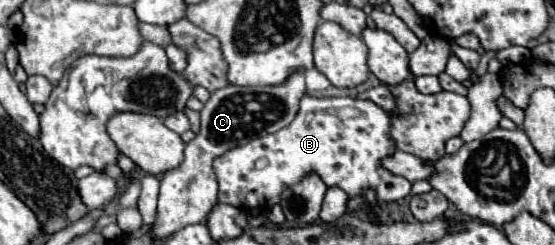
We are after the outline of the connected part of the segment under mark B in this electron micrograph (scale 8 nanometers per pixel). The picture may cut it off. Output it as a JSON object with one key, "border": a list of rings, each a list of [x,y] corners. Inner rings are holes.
{"border":[[[304,96],[300,102],[300,112],[294,122],[274,134],[254,138],[252,142],[232,148],[214,160],[214,170],[218,178],[218,202],[232,204],[236,208],[262,208],[268,210],[278,204],[280,194],[286,186],[300,182],[308,172],[318,172],[328,186],[340,186],[348,196],[362,194],[366,188],[374,188],[378,202],[396,202],[410,194],[410,182],[402,176],[394,176],[380,166],[380,158],[392,154],[394,142],[388,136],[390,118],[372,100],[352,100],[352,98],[312,98]]]}

